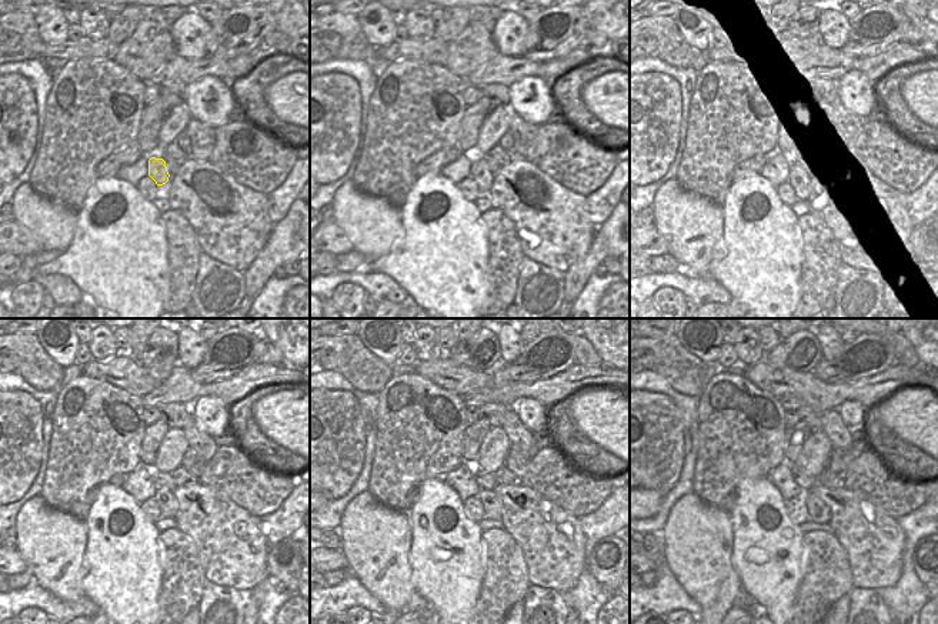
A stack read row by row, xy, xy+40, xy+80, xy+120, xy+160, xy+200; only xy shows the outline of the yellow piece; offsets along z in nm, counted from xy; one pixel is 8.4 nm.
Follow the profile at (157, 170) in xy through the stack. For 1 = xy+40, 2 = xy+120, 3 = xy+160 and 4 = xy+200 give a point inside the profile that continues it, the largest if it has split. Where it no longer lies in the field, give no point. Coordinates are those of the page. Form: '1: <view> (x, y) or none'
1: xy+40 (478, 170)
2: xy+120 (164, 497)
3: xy+160 (491, 504)
4: xy+200 (818, 511)

